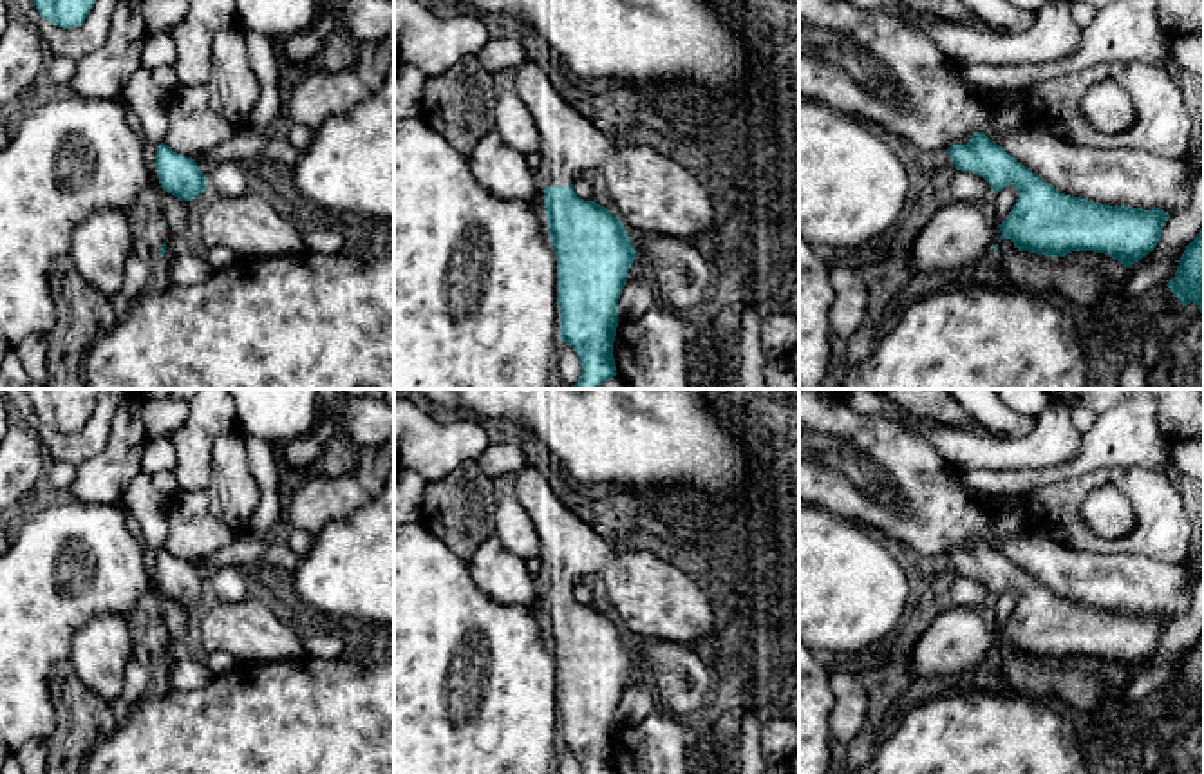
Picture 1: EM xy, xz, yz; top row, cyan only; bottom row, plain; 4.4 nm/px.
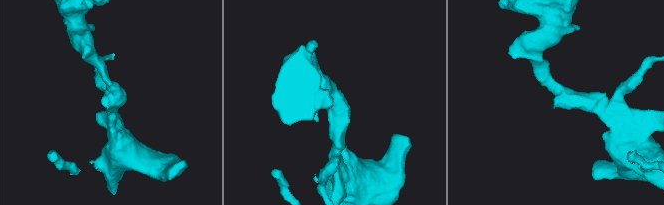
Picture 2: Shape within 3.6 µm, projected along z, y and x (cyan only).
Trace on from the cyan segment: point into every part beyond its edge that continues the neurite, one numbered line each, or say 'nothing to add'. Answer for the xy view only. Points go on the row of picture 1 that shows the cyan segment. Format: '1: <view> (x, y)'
1: xy (154, 232)

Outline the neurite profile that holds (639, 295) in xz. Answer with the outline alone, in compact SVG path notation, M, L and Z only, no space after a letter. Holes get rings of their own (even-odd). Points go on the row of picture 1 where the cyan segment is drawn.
M636 275L618 298L618 322L636 320L656 304L660 304L658 289L651 275Z

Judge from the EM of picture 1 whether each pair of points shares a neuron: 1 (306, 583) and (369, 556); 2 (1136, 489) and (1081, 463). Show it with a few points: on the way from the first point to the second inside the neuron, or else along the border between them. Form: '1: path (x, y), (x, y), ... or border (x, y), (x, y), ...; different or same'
1: path (322, 579), (353, 572); same
2: border (1136, 463), (1103, 465), (1054, 483); different

